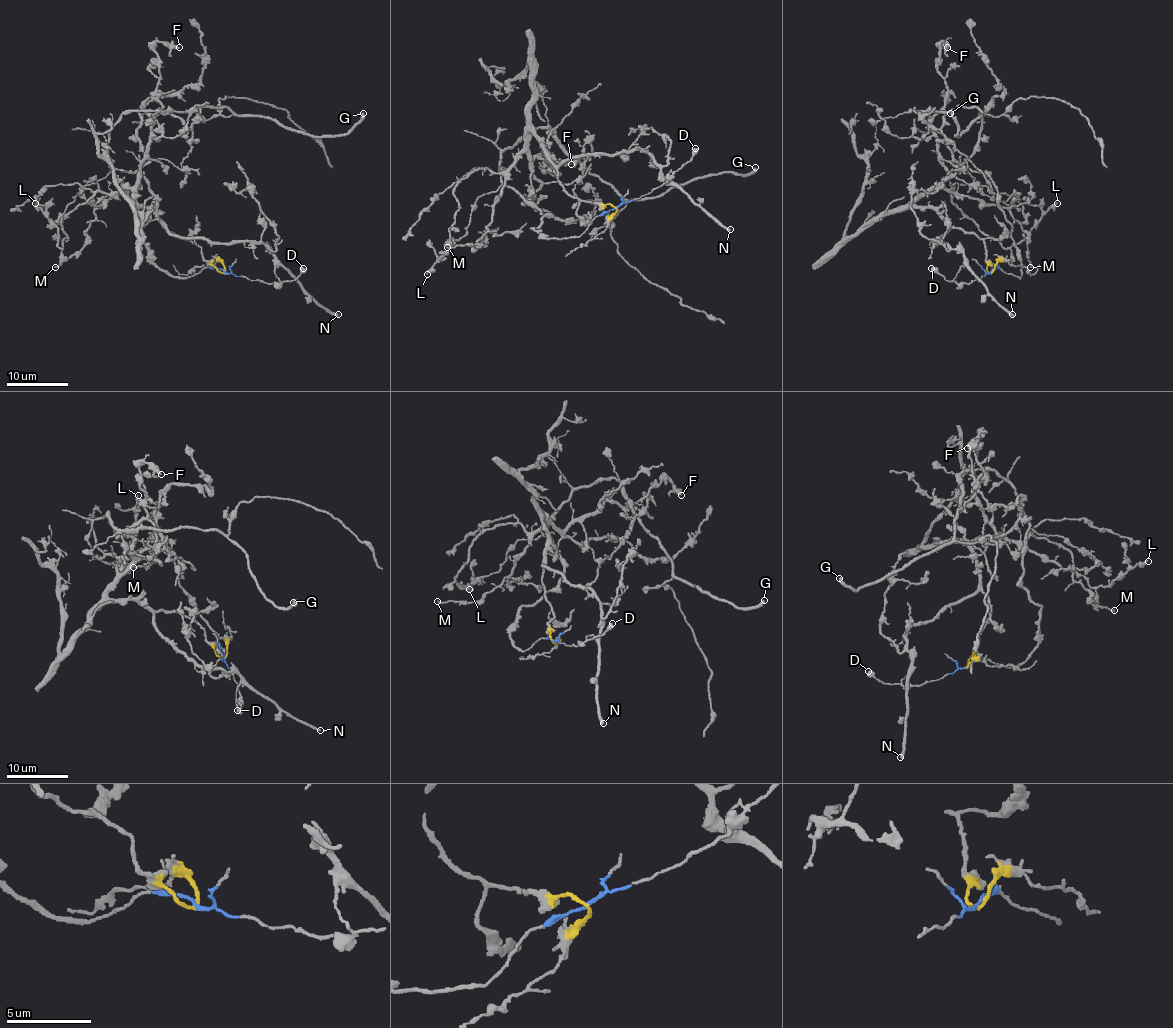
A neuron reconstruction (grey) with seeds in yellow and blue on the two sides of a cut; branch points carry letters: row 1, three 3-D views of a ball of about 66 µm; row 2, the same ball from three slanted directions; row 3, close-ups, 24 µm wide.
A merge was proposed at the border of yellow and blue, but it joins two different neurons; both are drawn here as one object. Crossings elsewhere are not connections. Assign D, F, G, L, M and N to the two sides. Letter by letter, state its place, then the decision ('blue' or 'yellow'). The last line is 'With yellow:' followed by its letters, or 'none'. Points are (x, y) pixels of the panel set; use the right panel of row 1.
D: place (931, 268); blue
F: place (947, 47); yellow
G: place (950, 113); blue
L: place (1057, 203); yellow
M: place (1030, 267); yellow
N: place (1012, 314); yellow
With yellow: F, L, M, N

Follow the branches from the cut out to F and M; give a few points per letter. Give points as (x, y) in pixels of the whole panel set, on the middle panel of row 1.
F: (616, 208), (573, 198), (543, 144), (527, 132), (530, 164), (543, 146), (549, 164), (550, 155), (572, 164)
M: (616, 208), (573, 198), (543, 144), (527, 132), (527, 144), (507, 175), (478, 245), (446, 247)

